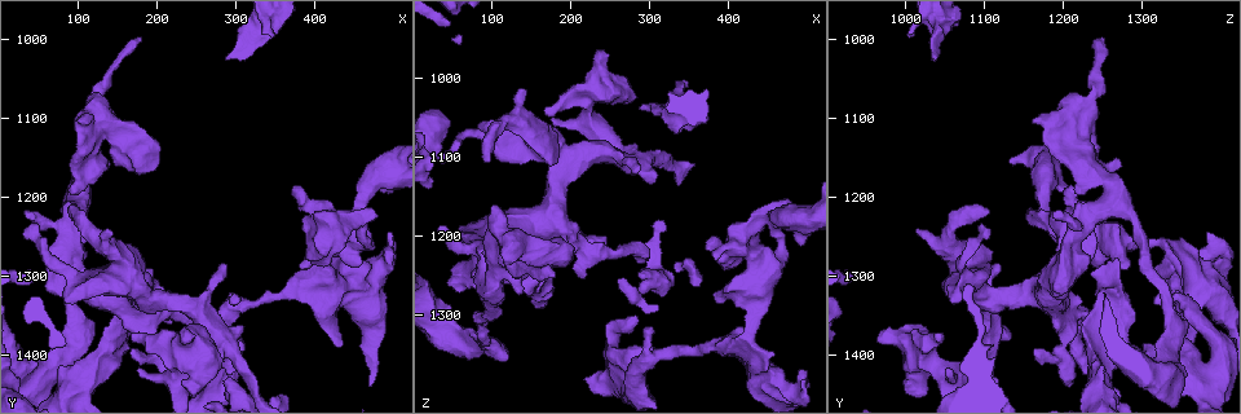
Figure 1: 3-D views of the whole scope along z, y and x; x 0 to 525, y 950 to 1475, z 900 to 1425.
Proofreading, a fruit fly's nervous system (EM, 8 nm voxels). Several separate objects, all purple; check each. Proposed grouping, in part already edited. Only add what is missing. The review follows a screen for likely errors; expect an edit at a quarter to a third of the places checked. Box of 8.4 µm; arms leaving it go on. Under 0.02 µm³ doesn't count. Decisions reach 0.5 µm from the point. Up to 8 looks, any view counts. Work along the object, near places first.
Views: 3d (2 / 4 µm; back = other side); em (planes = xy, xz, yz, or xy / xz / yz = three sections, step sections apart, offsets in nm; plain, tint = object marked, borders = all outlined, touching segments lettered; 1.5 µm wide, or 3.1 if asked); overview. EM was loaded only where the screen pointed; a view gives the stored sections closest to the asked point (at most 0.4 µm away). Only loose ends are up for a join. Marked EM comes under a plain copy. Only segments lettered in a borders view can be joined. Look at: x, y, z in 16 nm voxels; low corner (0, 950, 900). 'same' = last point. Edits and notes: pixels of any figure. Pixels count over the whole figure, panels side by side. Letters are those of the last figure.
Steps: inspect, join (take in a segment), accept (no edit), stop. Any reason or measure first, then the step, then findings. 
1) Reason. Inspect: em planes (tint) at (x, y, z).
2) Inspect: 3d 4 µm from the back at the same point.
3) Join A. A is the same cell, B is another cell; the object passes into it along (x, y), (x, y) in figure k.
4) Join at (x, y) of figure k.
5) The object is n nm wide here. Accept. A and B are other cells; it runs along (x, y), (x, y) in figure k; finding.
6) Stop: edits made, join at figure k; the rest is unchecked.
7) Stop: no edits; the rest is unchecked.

Stops while still wide. Inspect: em planes (borders) at (240, 1385, 965).

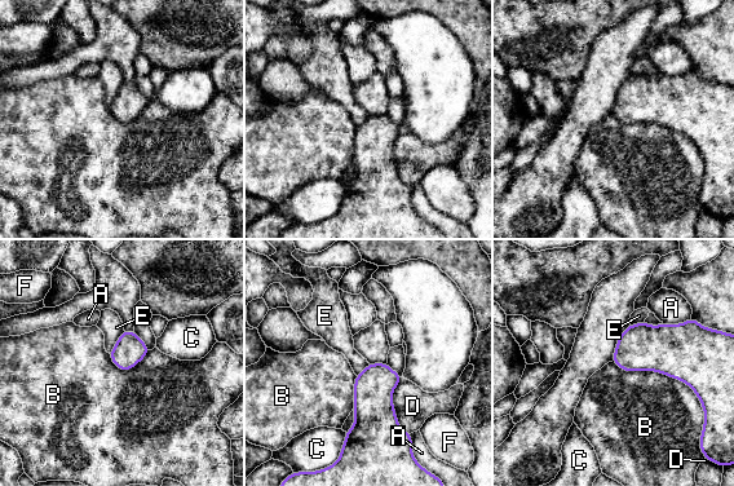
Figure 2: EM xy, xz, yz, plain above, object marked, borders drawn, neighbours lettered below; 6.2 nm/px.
Accept. A, B, C, D, E and F are other cells; a border runs along (611, 361), (682, 380), (701, 401) in figure 2; none of them fits.

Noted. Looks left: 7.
Stops while still wide. Inspect: em planes (borders) at (140, 1245, 1015).

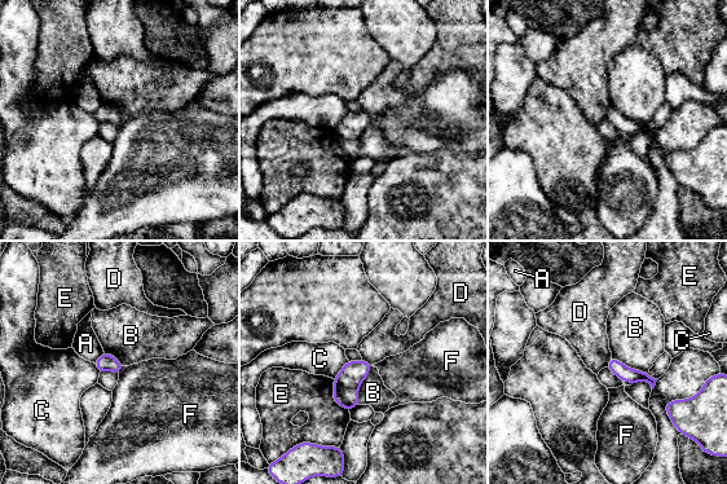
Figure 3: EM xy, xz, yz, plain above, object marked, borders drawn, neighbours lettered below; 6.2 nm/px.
The longest contact is with B, 260 nm. Accept. A, B, C, D, E and F are other cells; it runs along (611, 362), (652, 382) in figure 3; no lettered segment goes on from it.

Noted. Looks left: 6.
Branch stops here. Inspect: 3d 4 µm at (490, 1270, 1365).

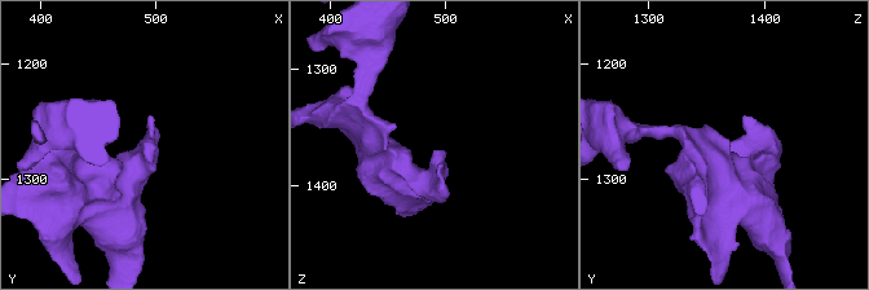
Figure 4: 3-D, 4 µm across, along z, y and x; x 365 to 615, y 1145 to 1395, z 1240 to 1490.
Shape alone is not enough. Inspect: em yz step 4 (borders) at (492, 1272, 1368).

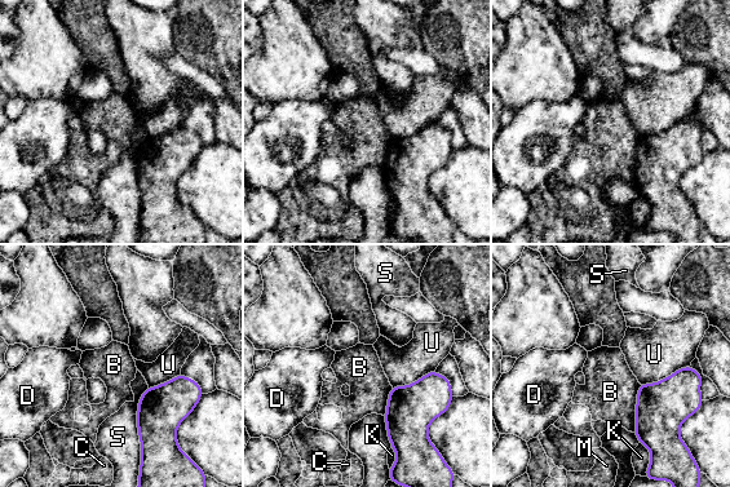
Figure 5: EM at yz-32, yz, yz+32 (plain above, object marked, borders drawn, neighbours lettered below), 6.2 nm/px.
Inspect: em planes (borders) at the same point.

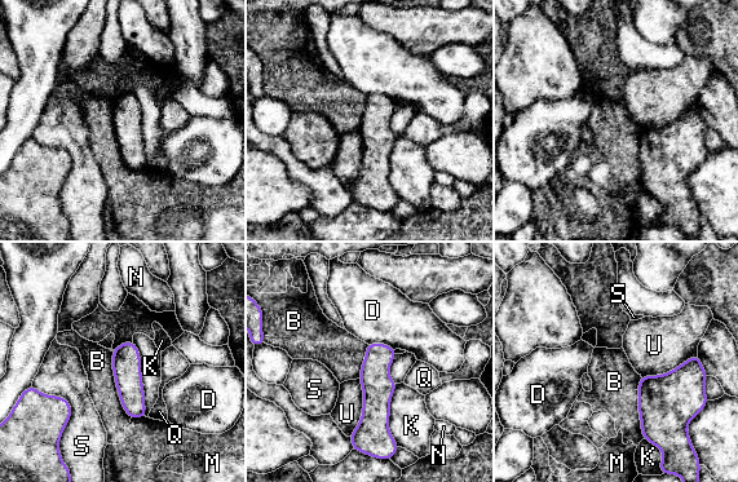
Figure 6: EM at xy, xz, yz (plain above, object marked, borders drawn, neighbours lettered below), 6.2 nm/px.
The longest contact is with B, 440 nm. Accept. B, D, K, M, N, Q, S and U are other cells; none of them fits.

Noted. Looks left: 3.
Stop: no edits; the rest is unchecked.

